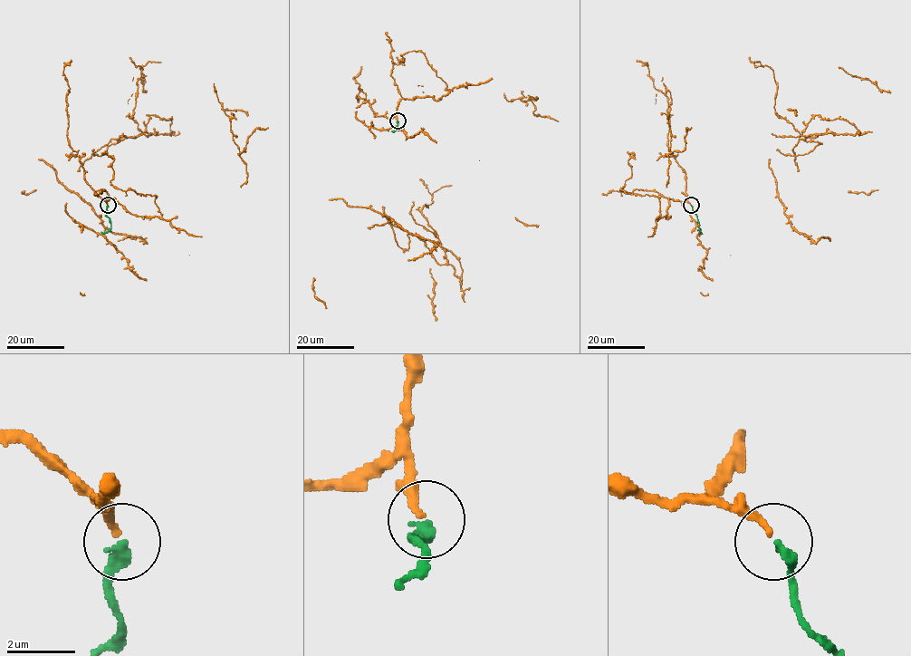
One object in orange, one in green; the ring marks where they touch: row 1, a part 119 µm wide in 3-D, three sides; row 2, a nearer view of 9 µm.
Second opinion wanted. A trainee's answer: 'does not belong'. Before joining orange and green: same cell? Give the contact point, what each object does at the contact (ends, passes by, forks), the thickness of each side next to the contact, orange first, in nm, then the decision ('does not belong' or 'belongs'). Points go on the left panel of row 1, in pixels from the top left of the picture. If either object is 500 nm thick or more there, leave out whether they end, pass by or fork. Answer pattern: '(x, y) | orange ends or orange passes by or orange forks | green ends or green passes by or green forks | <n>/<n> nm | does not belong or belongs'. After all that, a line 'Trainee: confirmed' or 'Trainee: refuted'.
(108, 205) | orange ends | green ends | 200/340 nm | belongs
Trainee: refuted

